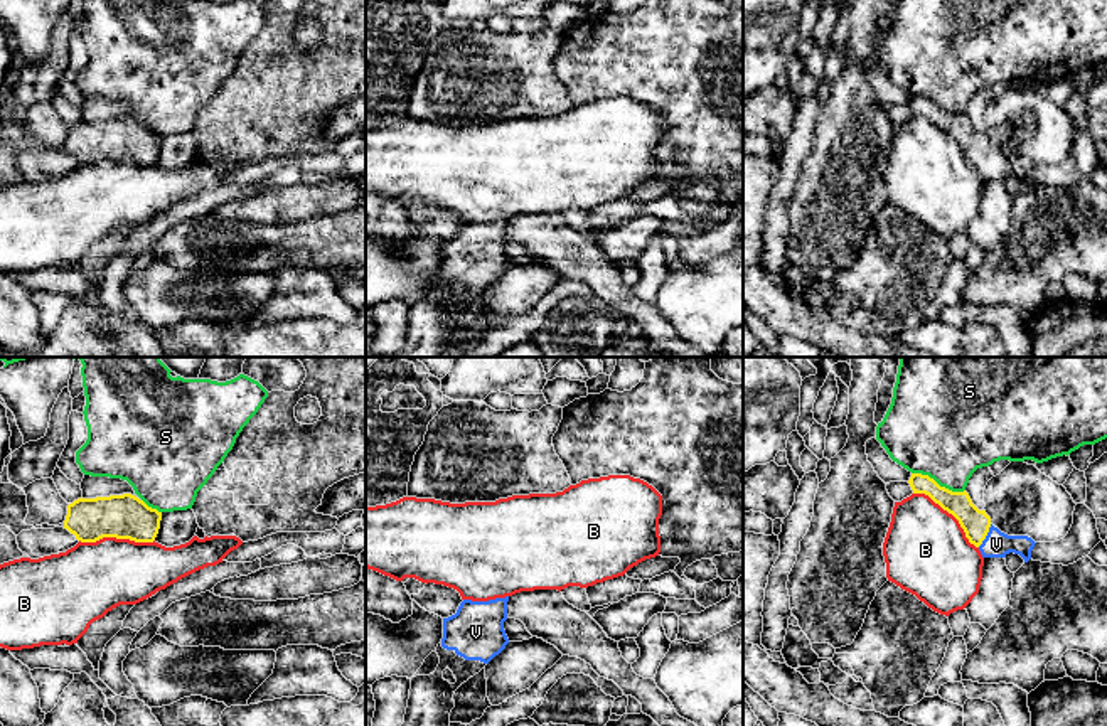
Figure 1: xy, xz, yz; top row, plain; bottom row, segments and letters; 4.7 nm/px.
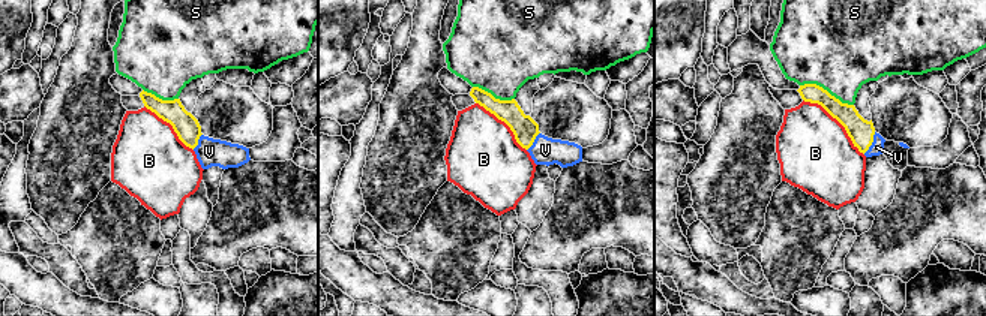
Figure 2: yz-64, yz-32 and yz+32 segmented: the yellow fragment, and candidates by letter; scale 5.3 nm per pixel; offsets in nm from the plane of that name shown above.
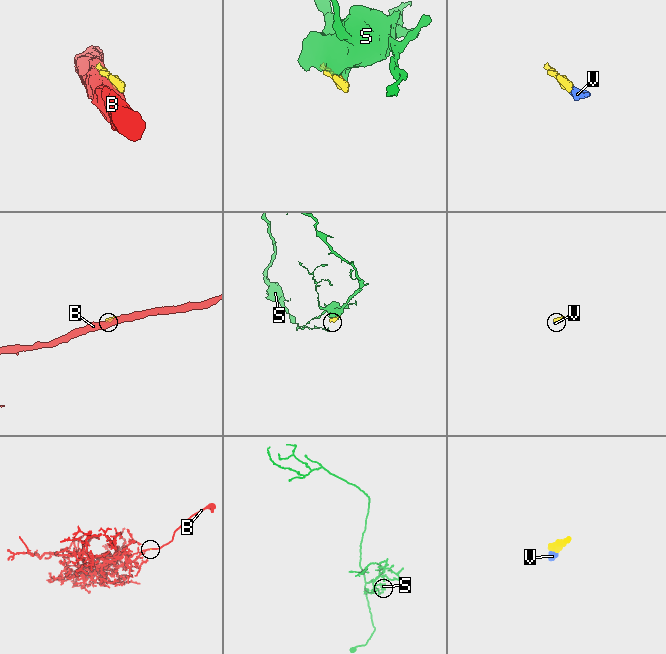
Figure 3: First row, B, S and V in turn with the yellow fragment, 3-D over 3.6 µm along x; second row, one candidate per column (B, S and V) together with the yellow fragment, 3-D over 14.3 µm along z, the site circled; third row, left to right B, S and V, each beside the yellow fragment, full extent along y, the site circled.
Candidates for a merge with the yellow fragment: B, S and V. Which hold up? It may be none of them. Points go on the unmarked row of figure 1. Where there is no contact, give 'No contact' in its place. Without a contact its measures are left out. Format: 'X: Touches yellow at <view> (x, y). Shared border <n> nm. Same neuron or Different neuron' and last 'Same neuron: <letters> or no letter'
B: Touches yellow at xy (117, 160). Shared border 360 nm. Different neuron
S: Touches yellow at yz (937, 106). Shared border 280 nm. Different neuron
V: Touches yellow at yz (986, 157). Shared border 130 nm. Same neuron
Same neuron: V

